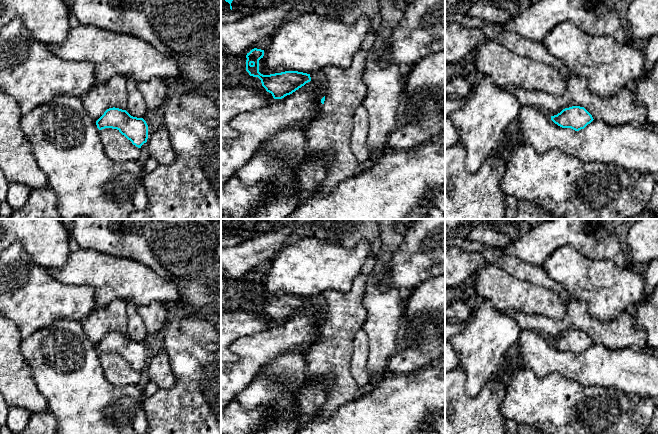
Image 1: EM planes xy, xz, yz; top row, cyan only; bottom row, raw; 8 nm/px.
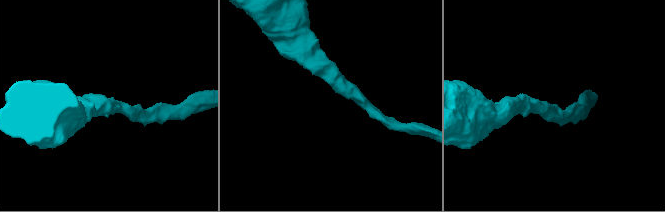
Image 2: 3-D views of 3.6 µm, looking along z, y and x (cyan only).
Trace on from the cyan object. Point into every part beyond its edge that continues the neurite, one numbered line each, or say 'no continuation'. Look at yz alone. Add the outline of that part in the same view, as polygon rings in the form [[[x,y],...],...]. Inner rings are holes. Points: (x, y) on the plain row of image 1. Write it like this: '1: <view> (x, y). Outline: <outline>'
no continuation

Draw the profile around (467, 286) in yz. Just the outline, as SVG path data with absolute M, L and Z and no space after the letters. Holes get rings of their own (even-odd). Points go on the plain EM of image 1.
M474 272L471 274L471 276L470 276L470 278L468 279L468 281L467 282L465 282L465 283L463 283L462 284L462 290L463 290L463 292L465 293L465 294L469 294L469 293L471 293L471 290L472 290L472 288L473 288L473 286L474 286L474 277L475 277L475 274L474 274Z

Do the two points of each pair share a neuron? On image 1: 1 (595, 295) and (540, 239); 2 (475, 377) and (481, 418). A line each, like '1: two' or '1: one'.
1: two
2: two

